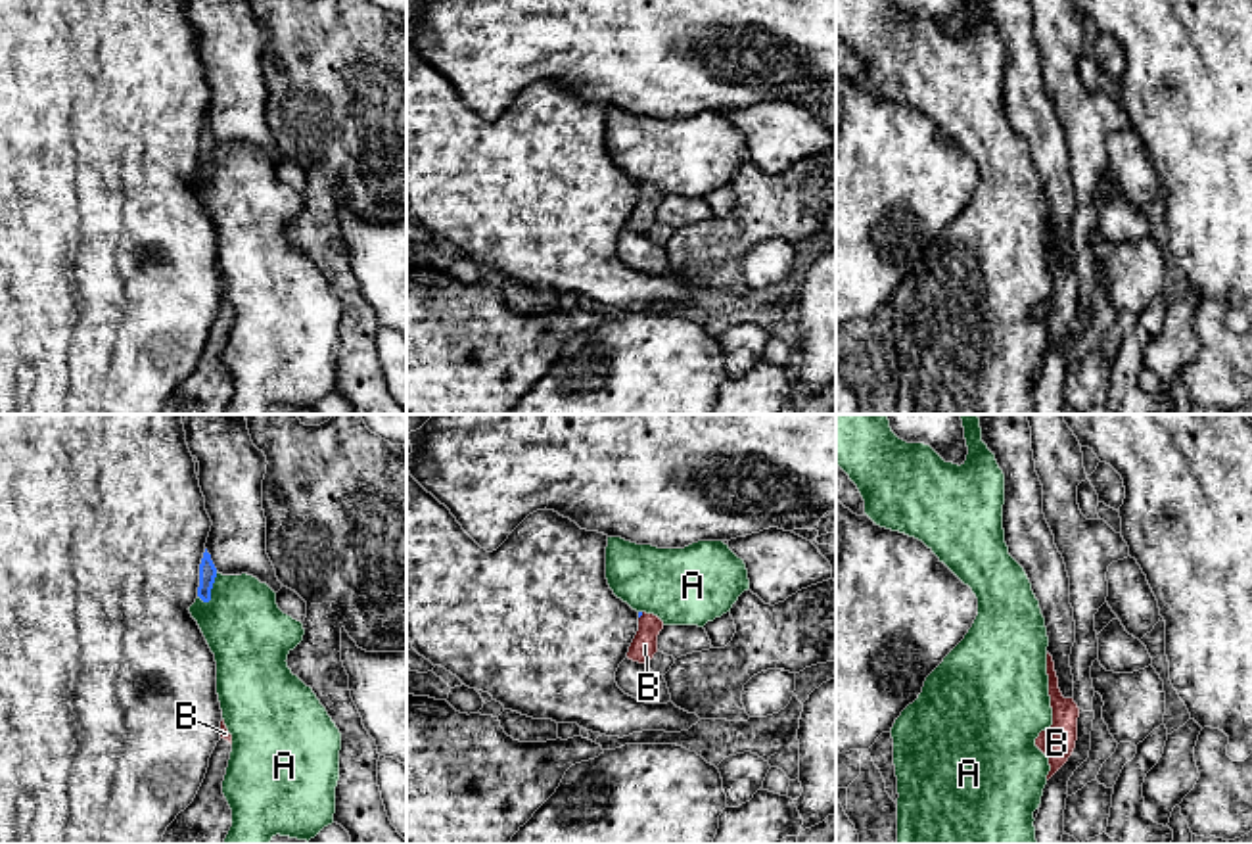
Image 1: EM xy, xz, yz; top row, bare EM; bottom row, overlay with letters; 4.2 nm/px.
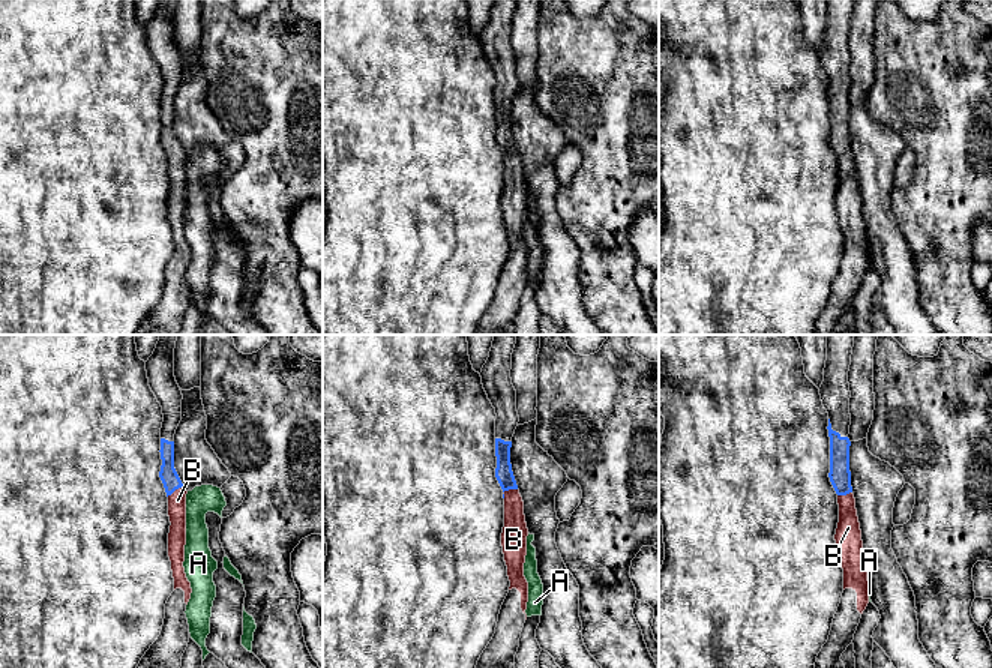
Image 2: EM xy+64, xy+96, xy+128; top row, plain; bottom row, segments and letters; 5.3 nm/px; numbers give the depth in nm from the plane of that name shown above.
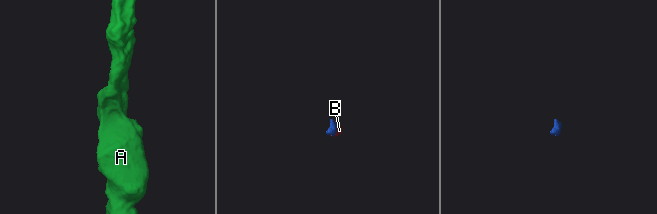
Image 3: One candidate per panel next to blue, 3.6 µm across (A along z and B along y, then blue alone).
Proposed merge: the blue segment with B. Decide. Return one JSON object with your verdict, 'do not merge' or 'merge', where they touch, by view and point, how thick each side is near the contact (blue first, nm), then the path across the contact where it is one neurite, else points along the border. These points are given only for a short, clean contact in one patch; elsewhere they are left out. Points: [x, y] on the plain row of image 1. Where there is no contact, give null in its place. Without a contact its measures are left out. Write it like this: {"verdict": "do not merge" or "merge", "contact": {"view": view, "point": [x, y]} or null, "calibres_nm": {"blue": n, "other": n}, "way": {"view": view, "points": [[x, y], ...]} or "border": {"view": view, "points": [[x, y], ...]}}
{"verdict": "merge", "contact": {"view": "xz", "point": [641, 185]}, "calibres_nm": {"blue": 20, "other": 110}, "way": {"view": "xz", "points": [[639, 183], [641, 185], [645, 215]]}}

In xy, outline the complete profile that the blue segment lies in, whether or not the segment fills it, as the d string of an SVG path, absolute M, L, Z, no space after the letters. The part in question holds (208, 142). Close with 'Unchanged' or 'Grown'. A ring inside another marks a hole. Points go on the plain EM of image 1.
M205 119L201 134L199 134L199 157L197 157L197 167L203 173L211 171L211 159L213 159L215 148L217 148L217 138L211 130L211 125Z. Unchanged

